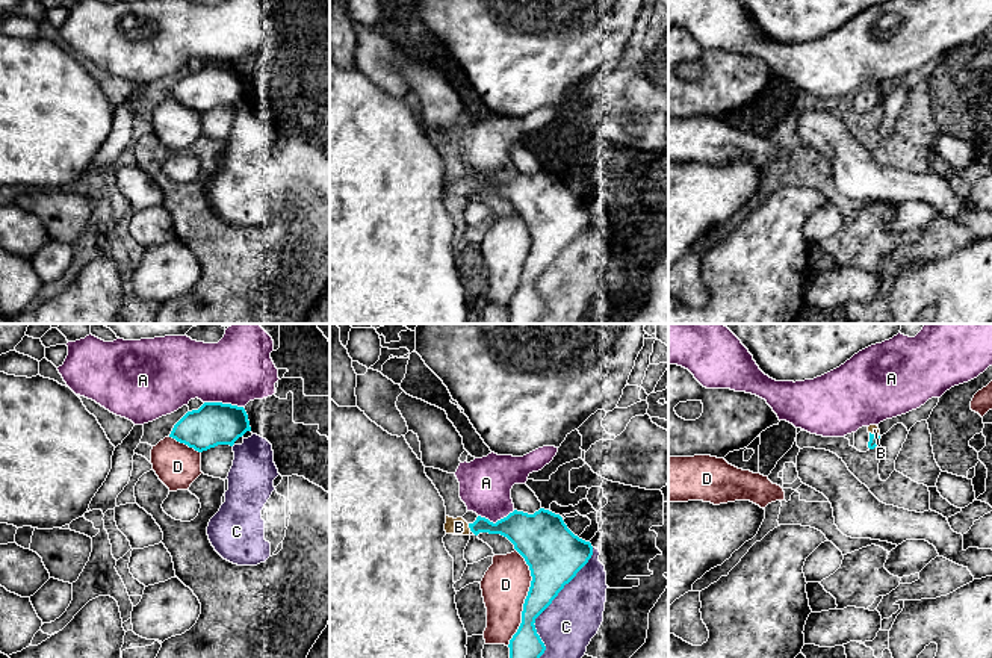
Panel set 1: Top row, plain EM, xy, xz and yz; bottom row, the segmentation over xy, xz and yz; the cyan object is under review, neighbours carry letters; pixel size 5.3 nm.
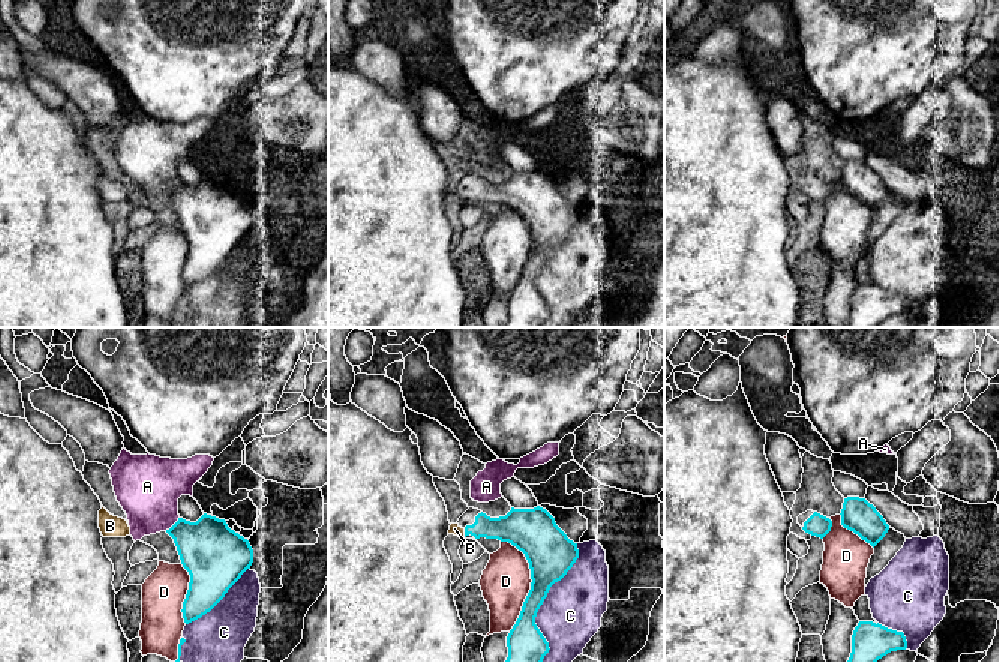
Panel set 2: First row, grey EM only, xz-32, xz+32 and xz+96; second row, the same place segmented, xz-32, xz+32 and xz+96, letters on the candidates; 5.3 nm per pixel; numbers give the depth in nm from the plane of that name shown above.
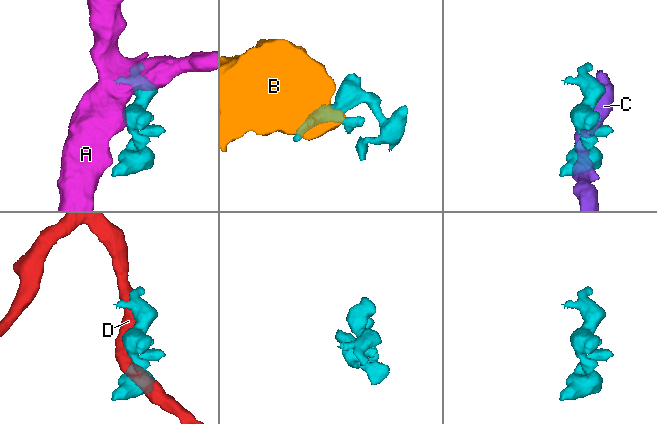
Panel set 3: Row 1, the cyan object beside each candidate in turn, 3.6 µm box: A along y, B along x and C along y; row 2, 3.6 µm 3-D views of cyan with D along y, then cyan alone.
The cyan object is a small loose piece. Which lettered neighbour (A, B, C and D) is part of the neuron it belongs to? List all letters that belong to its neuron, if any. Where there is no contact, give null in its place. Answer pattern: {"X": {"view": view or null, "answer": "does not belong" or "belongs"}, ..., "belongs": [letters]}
{"A": {"view": "xy", "answer": "does not belong"}, "B": {"view": "xz", "answer": "belongs"}, "C": {"view": "xz", "answer": "does not belong"}, "D": {"view": "xz", "answer": "does not belong"}, "belongs": ["B"]}

